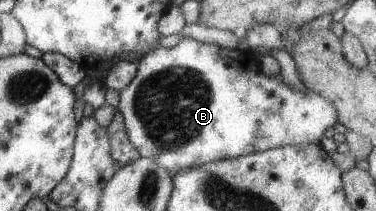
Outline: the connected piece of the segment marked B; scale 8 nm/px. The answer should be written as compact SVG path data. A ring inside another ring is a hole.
M184 37L176 46L172 48L156 47L148 51L137 63L136 76L130 84L126 85L119 93L119 103L117 110L122 113L125 129L131 143L140 152L140 156L156 159L157 163L170 171L172 176L184 169L200 167L201 164L222 159L233 159L248 153L257 153L271 148L283 147L286 145L305 145L308 143L320 143L324 137L324 132L334 126L339 121L335 106L331 100L326 99L317 92L305 89L304 91L296 90L288 86L282 79L282 75L267 75L262 69L258 55L249 54L247 51L241 51L238 48L222 48L210 43L202 43L193 37Z

